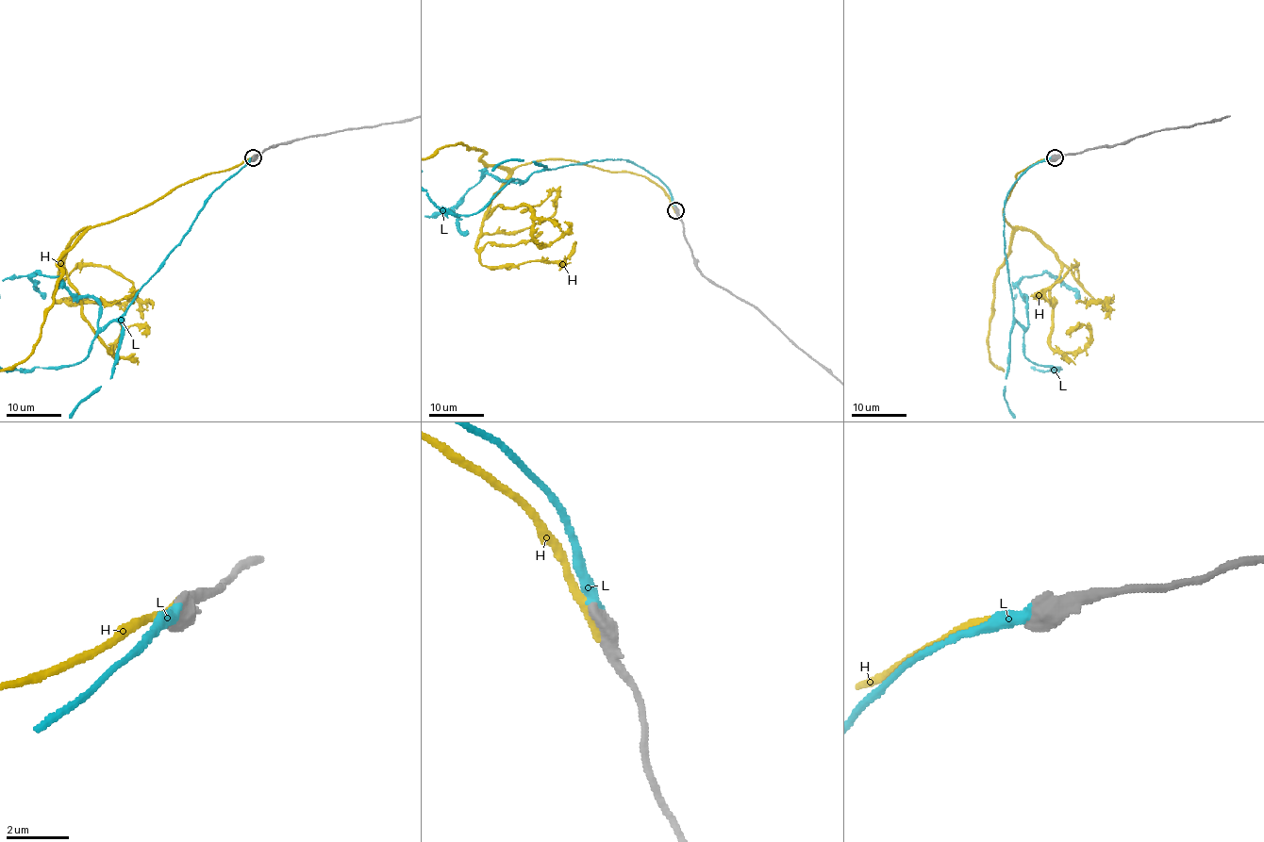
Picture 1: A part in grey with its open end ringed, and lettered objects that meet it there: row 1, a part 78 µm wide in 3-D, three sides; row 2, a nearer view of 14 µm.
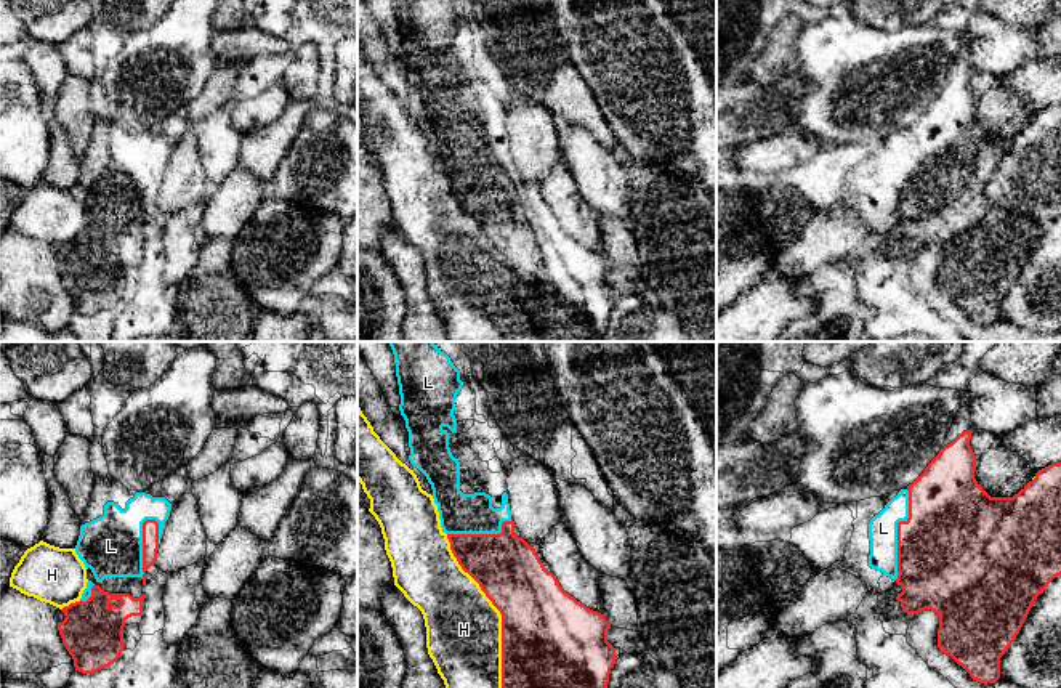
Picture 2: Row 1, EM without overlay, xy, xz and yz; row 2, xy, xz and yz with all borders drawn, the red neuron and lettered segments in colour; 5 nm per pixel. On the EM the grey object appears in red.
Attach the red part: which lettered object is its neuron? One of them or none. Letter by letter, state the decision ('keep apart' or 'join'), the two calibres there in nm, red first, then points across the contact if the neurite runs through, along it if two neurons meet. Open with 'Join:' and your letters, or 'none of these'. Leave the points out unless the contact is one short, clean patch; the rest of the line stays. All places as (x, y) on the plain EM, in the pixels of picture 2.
Join: H
H: join; calibres 460 and 380 nm
L: keep apart; calibres 480 and 140 nm

